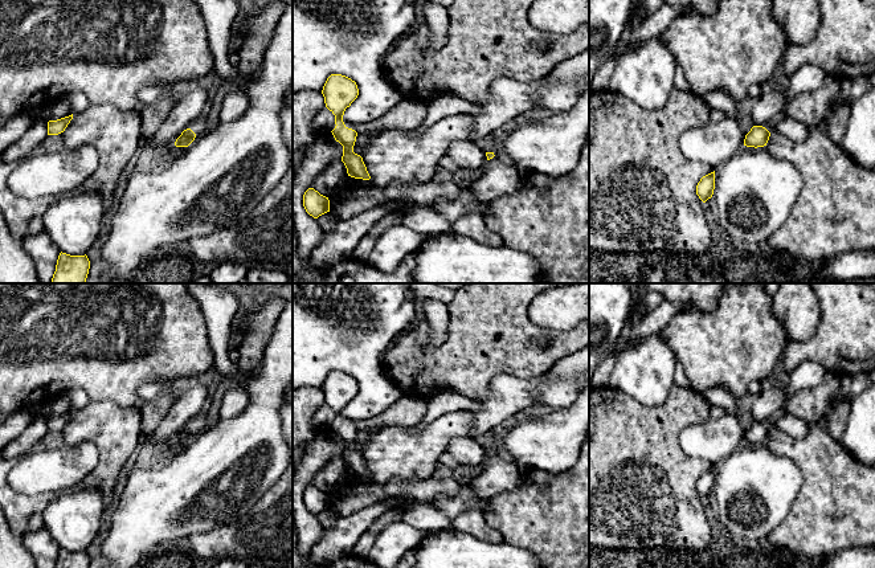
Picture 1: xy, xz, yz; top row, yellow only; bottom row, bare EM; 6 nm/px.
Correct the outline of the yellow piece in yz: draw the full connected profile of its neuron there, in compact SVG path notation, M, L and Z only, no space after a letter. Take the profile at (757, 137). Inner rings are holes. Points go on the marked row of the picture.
M784 114L766 127L753 126L745 135L744 146L747 147L764 147L766 146L772 132L778 132L794 142L802 142L807 136L809 128L801 122Z

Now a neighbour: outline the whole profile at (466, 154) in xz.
M457 140L453 142L446 154L454 160L454 163L465 171L479 171L487 163L487 156L474 140Z

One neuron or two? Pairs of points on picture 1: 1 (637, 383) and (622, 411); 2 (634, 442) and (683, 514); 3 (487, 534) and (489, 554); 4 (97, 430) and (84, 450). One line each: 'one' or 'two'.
1: two
2: one
3: two
4: two

